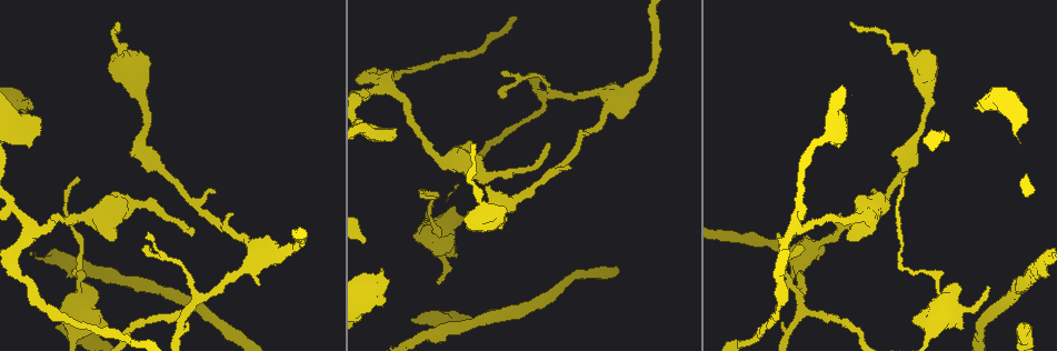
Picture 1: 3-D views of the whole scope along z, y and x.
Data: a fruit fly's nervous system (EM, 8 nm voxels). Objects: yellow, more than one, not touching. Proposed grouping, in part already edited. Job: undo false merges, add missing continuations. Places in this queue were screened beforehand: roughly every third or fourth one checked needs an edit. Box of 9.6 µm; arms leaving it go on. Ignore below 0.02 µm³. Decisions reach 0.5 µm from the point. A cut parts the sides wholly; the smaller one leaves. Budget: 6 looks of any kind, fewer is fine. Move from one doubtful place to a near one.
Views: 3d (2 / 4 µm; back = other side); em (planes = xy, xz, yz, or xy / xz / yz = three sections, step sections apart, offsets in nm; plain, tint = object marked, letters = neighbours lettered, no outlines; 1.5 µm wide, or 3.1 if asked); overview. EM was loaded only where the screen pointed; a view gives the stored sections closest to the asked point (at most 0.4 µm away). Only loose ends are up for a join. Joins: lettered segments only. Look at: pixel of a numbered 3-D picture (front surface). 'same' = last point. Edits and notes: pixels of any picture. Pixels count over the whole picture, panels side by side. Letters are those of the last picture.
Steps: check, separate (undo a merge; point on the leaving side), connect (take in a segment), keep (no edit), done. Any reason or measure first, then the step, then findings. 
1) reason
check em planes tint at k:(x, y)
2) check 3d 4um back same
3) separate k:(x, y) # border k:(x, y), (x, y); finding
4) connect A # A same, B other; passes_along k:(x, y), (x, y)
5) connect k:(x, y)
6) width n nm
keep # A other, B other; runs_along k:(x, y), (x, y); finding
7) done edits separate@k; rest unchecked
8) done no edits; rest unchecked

long arm stops here
check em planes letters at 1:(119, 25)

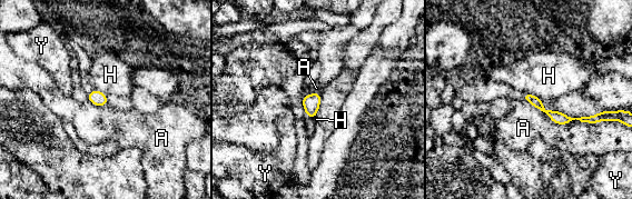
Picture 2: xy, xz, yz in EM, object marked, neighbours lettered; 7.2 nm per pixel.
width 80 nm
keep # A other, H other, Y other; no lettered segment goes on from it

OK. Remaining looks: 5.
branch stops here
check 3d 4um at 1:(893, 157)

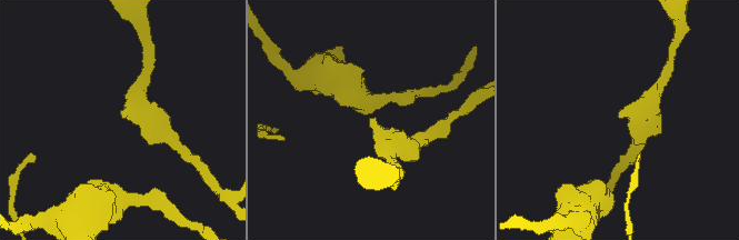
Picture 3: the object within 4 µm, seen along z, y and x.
check em yz step 4 letters at 3:(618, 115)

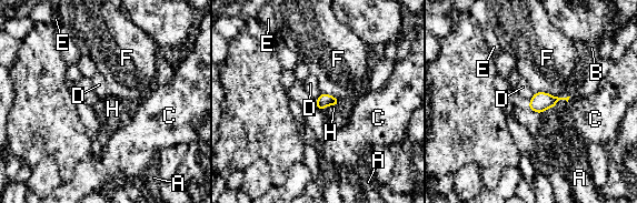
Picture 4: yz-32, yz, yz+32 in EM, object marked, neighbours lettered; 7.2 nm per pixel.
longest_contact F 260 nm
keep # A other, B other, C other, D other, E other, F other, H other; border 4:(535, 92), (528, 100); no lettered segment goes on from it

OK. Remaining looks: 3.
an open end
check em xy step 4 tint at 1:(411, 319)

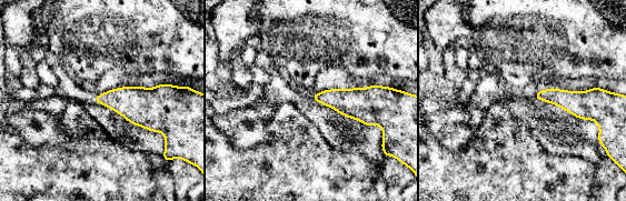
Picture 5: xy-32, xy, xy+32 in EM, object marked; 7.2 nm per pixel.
cut it another way
check em planes letters same

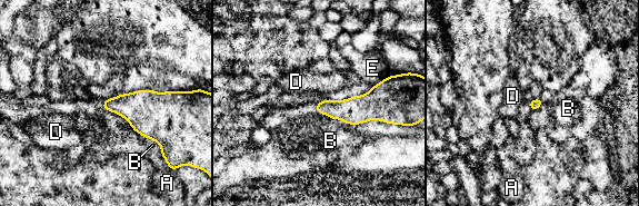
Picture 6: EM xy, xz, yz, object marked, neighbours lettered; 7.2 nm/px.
keep # A other, B other, D other, E other; border 6:(136, 131), (151, 138), (161, 154); none of them fits

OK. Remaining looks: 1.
done no edits; rest unchecked

